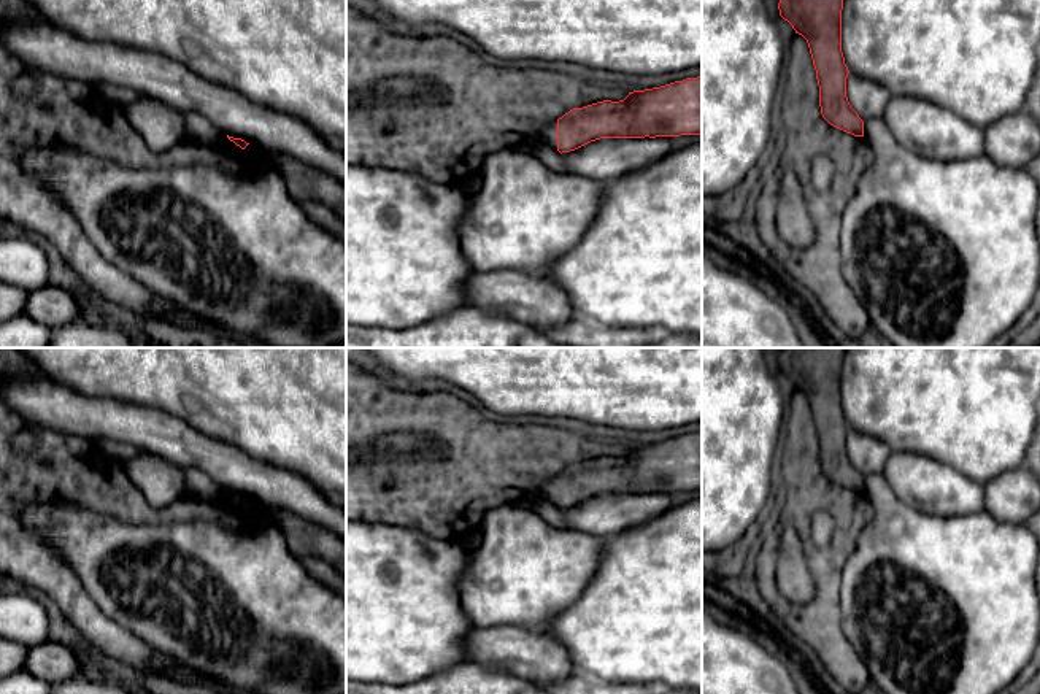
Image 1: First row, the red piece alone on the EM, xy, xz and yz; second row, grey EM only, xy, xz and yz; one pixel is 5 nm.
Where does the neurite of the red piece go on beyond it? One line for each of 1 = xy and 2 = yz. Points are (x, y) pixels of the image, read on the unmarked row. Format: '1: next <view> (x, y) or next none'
1: next none
2: next none

